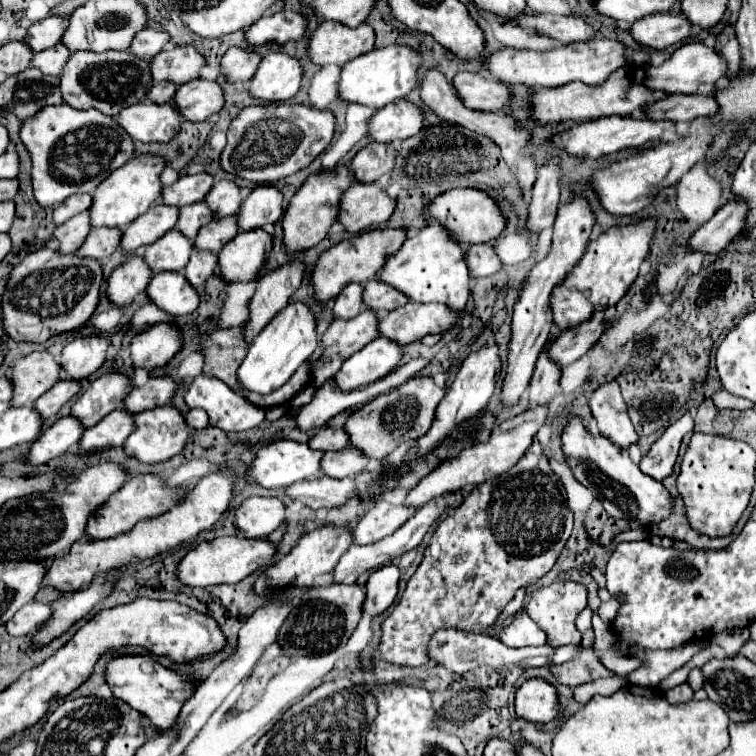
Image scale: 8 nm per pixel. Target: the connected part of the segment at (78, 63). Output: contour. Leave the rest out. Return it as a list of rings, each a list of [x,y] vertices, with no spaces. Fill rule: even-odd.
[[[78,51],[74,53],[62,73],[60,73],[60,89],[62,99],[74,109],[98,109],[108,117],[118,117],[120,109],[126,105],[134,105],[146,99],[148,89],[152,87],[152,75],[148,63],[144,59],[136,59],[130,51]]]

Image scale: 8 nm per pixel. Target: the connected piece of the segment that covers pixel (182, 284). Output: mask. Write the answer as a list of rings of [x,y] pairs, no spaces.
[[[180,271],[154,275],[146,287],[146,293],[156,307],[172,317],[188,315],[200,303],[198,291],[186,281]]]

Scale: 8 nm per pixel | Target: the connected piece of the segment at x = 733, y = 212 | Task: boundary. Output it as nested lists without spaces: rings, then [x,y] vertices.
[[[728,201],[716,211],[716,215],[692,233],[688,239],[688,249],[704,255],[722,253],[736,233],[742,229],[746,219],[746,205],[742,201]]]

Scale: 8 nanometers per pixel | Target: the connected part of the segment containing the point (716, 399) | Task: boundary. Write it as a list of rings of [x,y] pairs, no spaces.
[[[718,391],[712,395],[712,403],[718,407],[718,409],[750,409],[754,403],[748,401],[748,399],[742,399],[742,397],[736,397],[728,391]]]

